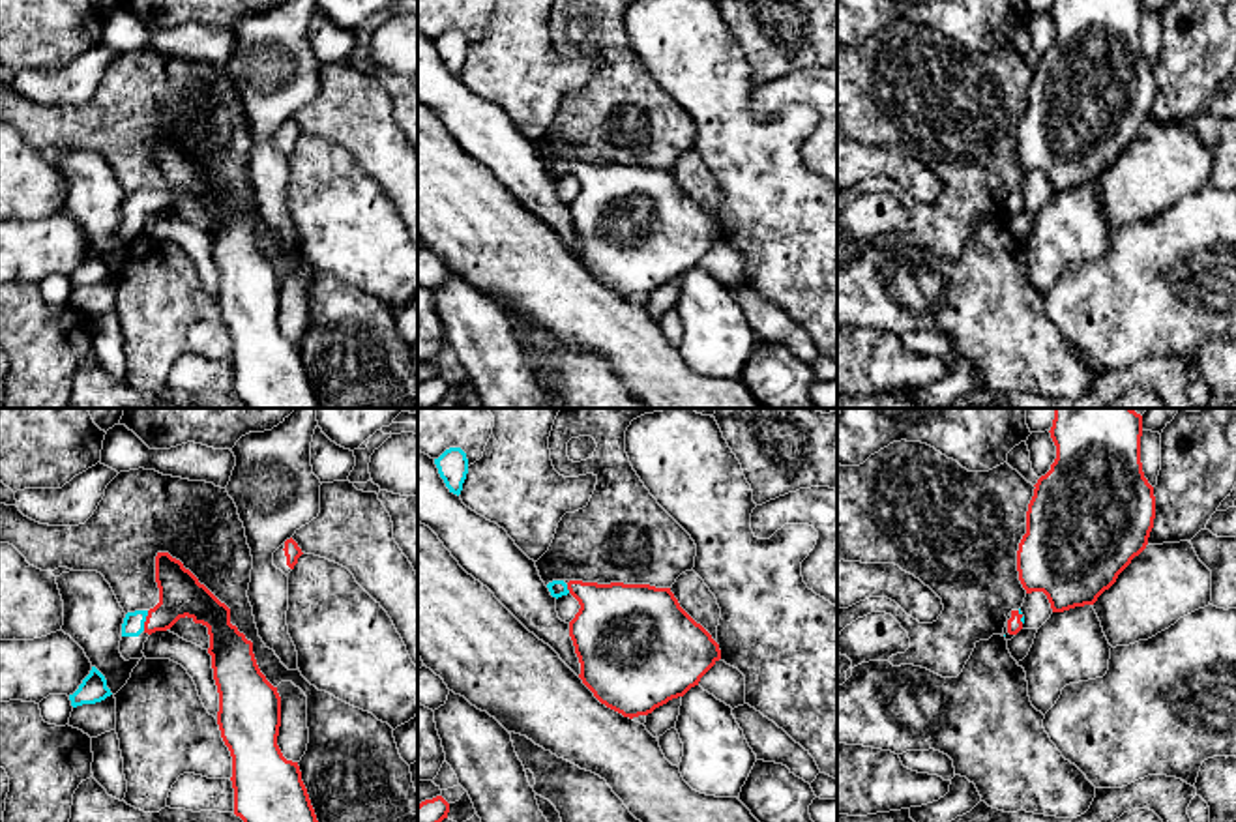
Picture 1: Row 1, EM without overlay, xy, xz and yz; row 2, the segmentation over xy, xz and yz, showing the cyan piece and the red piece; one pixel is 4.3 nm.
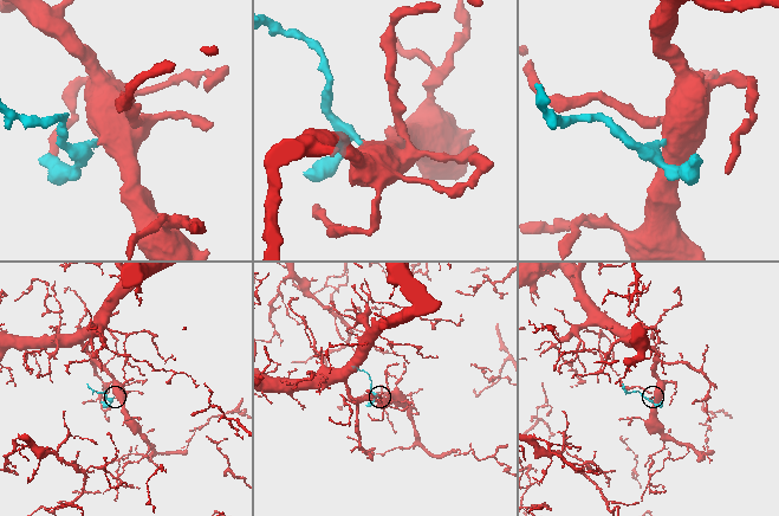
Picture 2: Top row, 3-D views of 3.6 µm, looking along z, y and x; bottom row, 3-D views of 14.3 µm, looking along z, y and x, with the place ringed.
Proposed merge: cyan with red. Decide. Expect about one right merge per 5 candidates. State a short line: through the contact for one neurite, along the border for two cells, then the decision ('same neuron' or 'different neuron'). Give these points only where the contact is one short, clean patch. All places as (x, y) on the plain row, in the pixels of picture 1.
xy (133, 205), (145, 201), (154, 201), (180, 175) | same neuron

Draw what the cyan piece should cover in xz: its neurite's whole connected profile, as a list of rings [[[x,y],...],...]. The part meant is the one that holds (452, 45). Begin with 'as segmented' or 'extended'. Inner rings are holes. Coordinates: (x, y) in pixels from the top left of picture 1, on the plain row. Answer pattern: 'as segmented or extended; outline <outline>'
as segmented; outline [[[449,28],[434,39],[434,45],[449,73],[459,77],[468,54],[466,34],[461,28]]]

